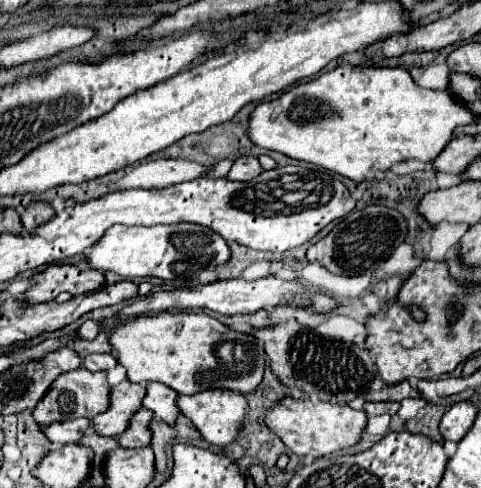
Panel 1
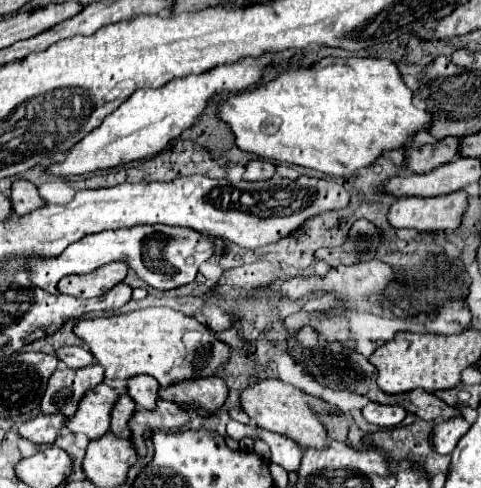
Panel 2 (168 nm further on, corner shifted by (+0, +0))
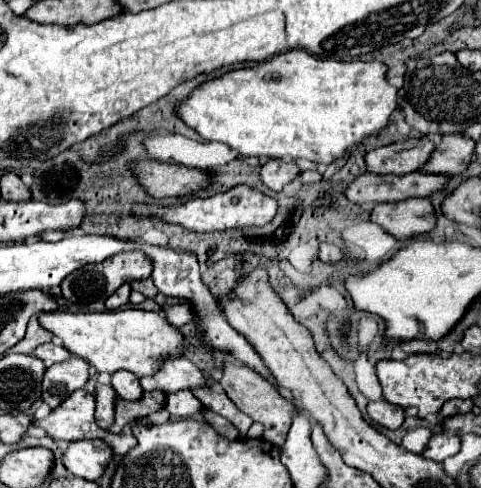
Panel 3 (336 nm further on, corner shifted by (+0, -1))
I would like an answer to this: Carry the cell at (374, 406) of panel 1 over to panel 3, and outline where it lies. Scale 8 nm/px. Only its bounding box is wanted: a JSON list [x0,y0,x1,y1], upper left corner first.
[367,399,405,429]

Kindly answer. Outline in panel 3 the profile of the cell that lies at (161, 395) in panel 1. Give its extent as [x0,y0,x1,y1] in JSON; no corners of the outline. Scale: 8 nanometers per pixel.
[111,371,143,401]

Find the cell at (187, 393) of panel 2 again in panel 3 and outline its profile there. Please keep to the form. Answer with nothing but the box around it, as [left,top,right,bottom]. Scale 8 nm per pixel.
[139,357,205,393]

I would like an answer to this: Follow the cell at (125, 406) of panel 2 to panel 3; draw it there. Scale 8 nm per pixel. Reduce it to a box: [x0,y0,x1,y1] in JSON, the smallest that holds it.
[95,385,115,429]

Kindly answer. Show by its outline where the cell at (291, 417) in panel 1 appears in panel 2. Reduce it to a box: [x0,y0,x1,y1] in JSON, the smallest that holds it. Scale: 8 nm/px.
[241,378,341,450]

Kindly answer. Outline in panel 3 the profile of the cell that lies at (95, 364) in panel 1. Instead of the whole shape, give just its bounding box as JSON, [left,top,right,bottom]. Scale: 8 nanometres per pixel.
[33,341,71,367]

